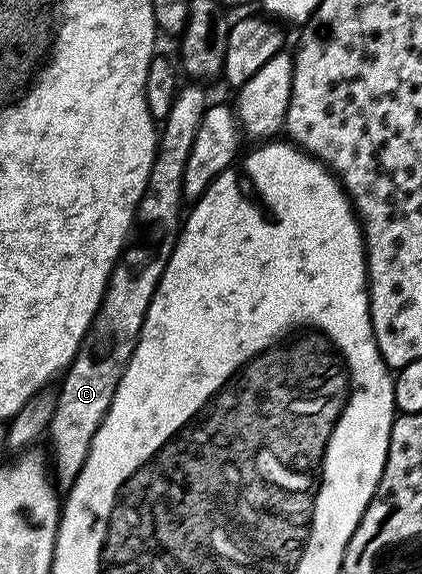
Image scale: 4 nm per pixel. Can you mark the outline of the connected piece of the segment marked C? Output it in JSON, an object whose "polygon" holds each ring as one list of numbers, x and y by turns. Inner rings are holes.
{"polygon":[[186,85,179,89,172,100,172,112,168,112,165,122,160,126,152,172,148,172,148,184,144,188,144,196,140,196,136,215,136,230,142,235,135,246,134,243,127,245,118,257,102,297,102,306,96,312,82,347,61,375,62,386,57,387,58,399,48,431,48,450,52,455,53,477,62,488,73,486,84,468,84,460,88,460,92,440,104,416,108,416,108,408,112,408,112,396,116,396,116,388,120,388,128,360,132,360,132,352,136,352,148,304,178,243,178,233,182,231,184,168,192,153,192,143,196,141,196,128,200,128,200,120,208,105,205,92,198,87,201,85]]}

